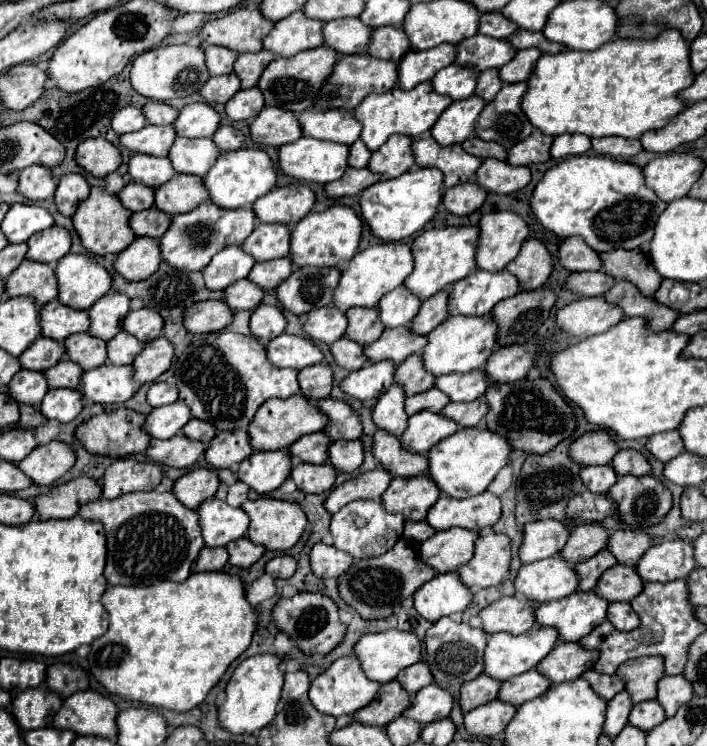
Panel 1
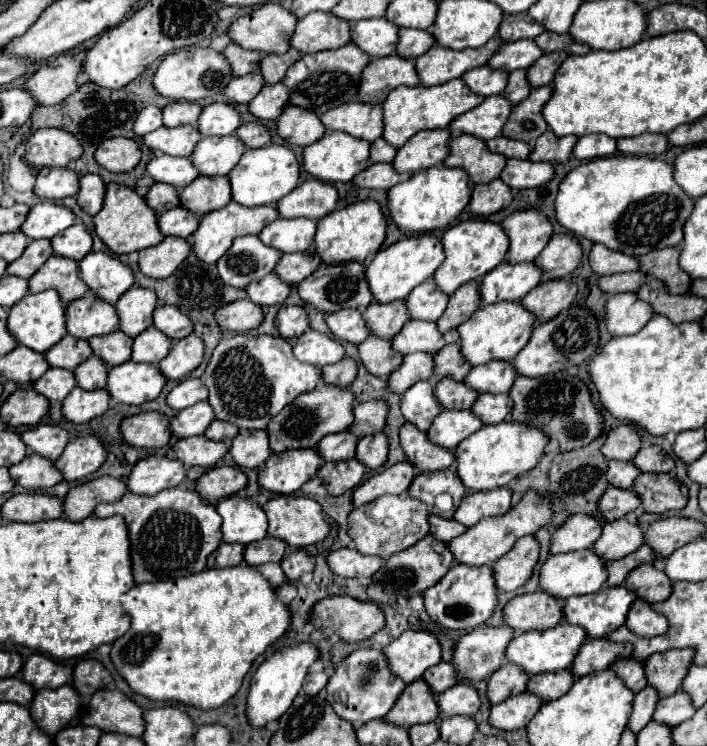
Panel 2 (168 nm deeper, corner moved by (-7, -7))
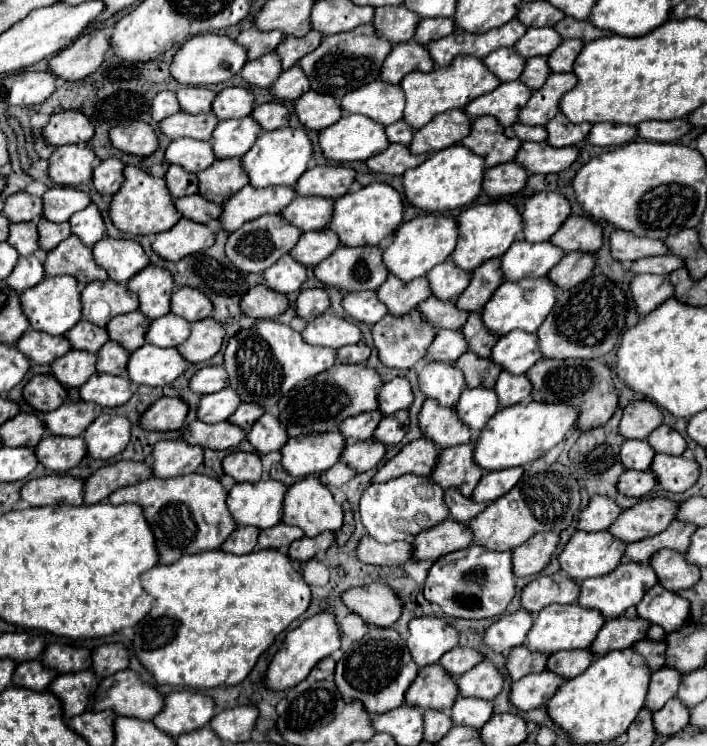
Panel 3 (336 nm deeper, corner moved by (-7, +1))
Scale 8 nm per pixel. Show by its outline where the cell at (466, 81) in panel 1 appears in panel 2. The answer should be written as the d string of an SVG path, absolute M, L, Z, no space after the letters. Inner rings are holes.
M487 66L469 70L461 76L461 80L467 84L467 88L483 98L487 96L495 96L501 94L505 84L507 84L507 72L499 72L499 70L491 70Z

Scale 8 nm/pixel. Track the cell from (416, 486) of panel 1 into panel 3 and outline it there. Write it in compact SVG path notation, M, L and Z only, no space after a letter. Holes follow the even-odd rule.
M475 442L445 448L439 456L439 462L431 478L439 482L443 488L459 486L465 496L471 494L483 476L483 468L475 464L473 452L475 452Z

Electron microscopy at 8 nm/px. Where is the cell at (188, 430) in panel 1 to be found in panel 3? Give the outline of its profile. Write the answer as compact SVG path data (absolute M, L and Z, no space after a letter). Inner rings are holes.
M245 402L245 404L241 404L241 406L237 408L237 412L229 418L229 422L241 426L243 430L249 430L249 428L255 424L255 420L261 418L263 414L265 414L265 408L263 408L263 406L255 404L255 402L251 402L251 404Z

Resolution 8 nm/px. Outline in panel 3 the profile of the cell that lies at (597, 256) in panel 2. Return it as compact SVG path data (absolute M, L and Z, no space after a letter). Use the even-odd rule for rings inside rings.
M615 230L611 234L611 254L613 258L631 264L639 258L647 258L647 256L659 256L659 254L667 254L667 244L663 240L651 240L651 238L643 238L643 236L635 236L633 232L627 230Z

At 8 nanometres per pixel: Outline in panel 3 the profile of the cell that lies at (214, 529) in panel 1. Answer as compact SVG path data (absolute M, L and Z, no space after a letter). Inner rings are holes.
M273 478L255 484L235 484L229 490L227 506L237 524L263 530L281 522L285 492L287 486Z

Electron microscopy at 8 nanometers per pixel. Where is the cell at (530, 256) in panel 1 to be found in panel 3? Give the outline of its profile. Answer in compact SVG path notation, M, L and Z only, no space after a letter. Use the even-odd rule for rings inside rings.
M569 216L565 224L551 236L551 242L555 242L565 252L573 250L587 250L597 252L603 244L603 228L585 216Z

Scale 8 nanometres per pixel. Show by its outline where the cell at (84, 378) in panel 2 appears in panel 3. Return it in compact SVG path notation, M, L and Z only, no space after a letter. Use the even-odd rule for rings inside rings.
M109 340L99 352L97 352L97 372L107 372L107 374L127 374L127 362L131 352L125 350L121 344Z

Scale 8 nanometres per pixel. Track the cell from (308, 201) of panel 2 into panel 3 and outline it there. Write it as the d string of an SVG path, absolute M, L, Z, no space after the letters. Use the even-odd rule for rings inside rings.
M323 164L309 168L295 184L295 190L299 196L323 196L337 200L339 196L349 192L353 180L353 168L341 164Z

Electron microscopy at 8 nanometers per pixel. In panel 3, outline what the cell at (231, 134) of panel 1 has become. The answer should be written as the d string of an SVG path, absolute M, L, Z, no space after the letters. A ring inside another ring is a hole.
M265 102L255 106L251 116L261 124L263 130L277 130L289 124L289 108L283 102Z

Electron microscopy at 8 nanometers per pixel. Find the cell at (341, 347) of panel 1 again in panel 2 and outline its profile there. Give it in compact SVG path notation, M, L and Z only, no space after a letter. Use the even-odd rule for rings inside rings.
M369 336L359 344L359 360L377 378L387 378L391 370L395 370L401 364L401 356L397 352L391 352L389 340L379 340Z

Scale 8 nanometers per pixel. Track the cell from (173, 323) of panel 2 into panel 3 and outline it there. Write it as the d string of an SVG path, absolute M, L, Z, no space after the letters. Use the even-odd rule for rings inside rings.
M183 286L171 298L171 312L187 318L189 322L197 322L213 314L213 304L201 290Z

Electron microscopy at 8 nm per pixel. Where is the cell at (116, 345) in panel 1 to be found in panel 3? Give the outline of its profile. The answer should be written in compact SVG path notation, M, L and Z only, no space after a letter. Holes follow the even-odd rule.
M167 314L151 322L151 328L147 330L147 342L155 346L179 346L183 344L191 334L191 324L177 316L177 314Z

